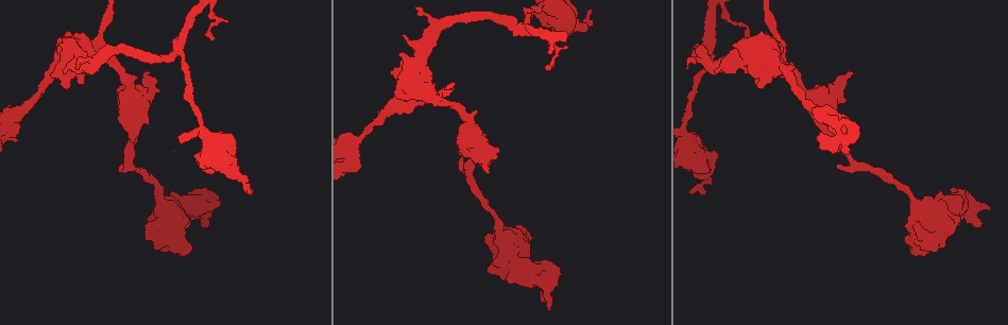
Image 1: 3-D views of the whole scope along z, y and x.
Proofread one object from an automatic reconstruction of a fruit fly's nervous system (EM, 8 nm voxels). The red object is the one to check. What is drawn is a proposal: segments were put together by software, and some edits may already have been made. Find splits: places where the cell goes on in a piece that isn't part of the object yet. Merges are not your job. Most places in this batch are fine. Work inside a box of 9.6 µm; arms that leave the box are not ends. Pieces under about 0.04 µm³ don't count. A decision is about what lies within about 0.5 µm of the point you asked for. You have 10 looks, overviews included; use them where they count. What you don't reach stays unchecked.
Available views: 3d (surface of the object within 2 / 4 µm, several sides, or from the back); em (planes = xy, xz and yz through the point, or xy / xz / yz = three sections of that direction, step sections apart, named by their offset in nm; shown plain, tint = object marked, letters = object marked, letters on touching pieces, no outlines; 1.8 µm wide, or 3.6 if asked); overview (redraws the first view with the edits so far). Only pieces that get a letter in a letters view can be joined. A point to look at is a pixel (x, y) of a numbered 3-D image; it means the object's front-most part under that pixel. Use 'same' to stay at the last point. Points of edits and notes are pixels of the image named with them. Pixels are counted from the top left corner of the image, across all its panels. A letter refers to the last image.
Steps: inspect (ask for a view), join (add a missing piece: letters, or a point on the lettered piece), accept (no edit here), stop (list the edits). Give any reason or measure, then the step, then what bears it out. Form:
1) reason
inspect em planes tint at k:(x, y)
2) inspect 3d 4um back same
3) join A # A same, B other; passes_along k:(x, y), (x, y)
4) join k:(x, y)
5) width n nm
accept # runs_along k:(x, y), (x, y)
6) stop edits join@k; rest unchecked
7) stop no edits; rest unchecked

branch point
inspect em planes letters at 1:(179, 53)

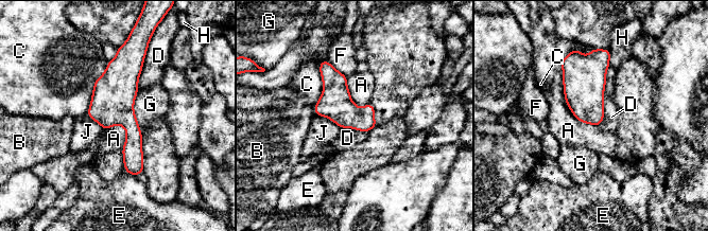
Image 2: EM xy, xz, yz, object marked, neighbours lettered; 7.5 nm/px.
width 220 nm; longest_contact A 600 nm
accept # A other, B other, C other, D other, E other, F other, G other, H other, J other; none of them fits

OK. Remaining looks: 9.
free end
inspect em planes plain at 1:(462, 159)

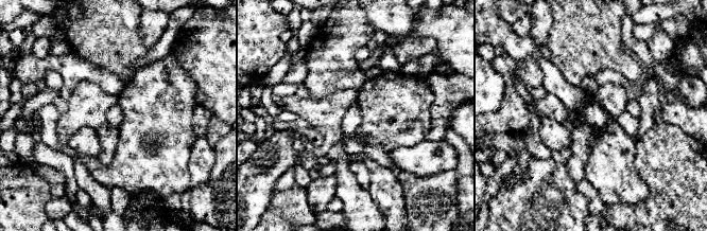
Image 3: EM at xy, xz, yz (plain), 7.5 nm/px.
see the neighbours
inspect em planes letters same

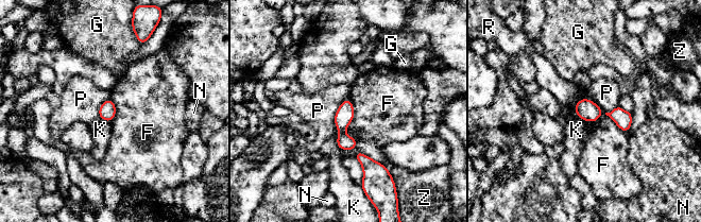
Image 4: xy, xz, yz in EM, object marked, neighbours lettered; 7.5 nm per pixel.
accept # F other, G other, K other, N other, P other, R other, Z other; border 4:(347, 99), (354, 112), (348, 126); no lettered piece goes on from it

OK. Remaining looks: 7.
inspect em xy step 16 tint at 1:(549, 309)

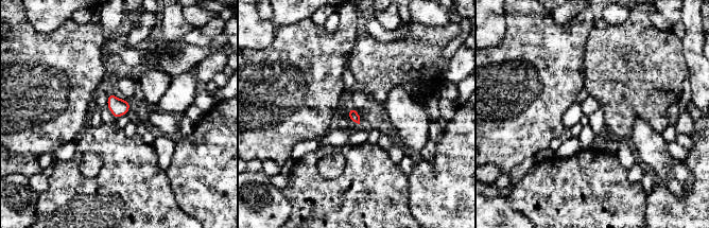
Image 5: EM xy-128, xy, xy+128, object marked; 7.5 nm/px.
inspect em planes letters same

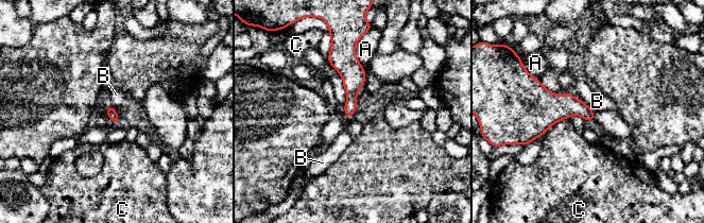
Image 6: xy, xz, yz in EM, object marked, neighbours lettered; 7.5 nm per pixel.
longest_contact C 200 nm
accept # A other, B other, C other; no lettered piece goes on from it

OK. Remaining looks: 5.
an open end
inspect 3d 4um at 1:(251, 192)

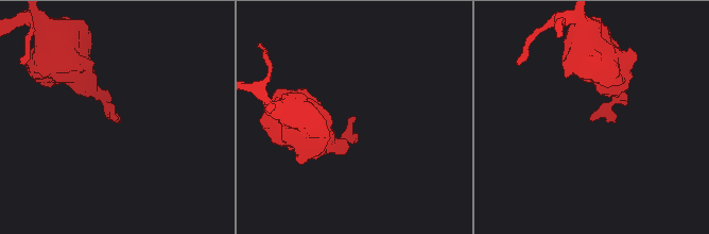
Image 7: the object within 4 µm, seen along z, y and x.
inspect em xy step 4 tint at 7:(356, 118)

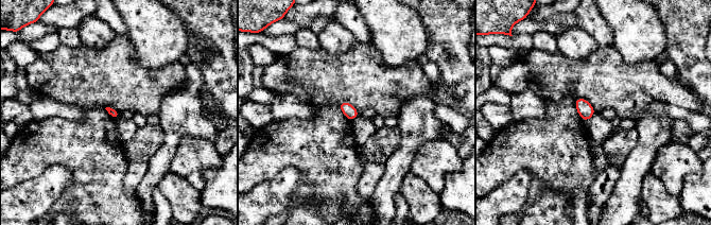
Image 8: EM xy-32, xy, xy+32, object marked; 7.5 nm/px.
inspect em planes letters same

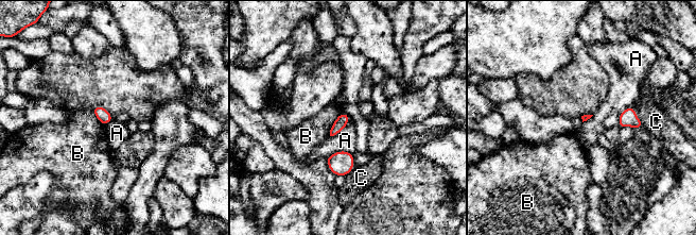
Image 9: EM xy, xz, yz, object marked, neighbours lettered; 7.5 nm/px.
longest_contact A 220 nm
accept # A other, B other, C other; no lettered piece goes on from it

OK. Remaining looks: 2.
stop no edits; rest unchecked

